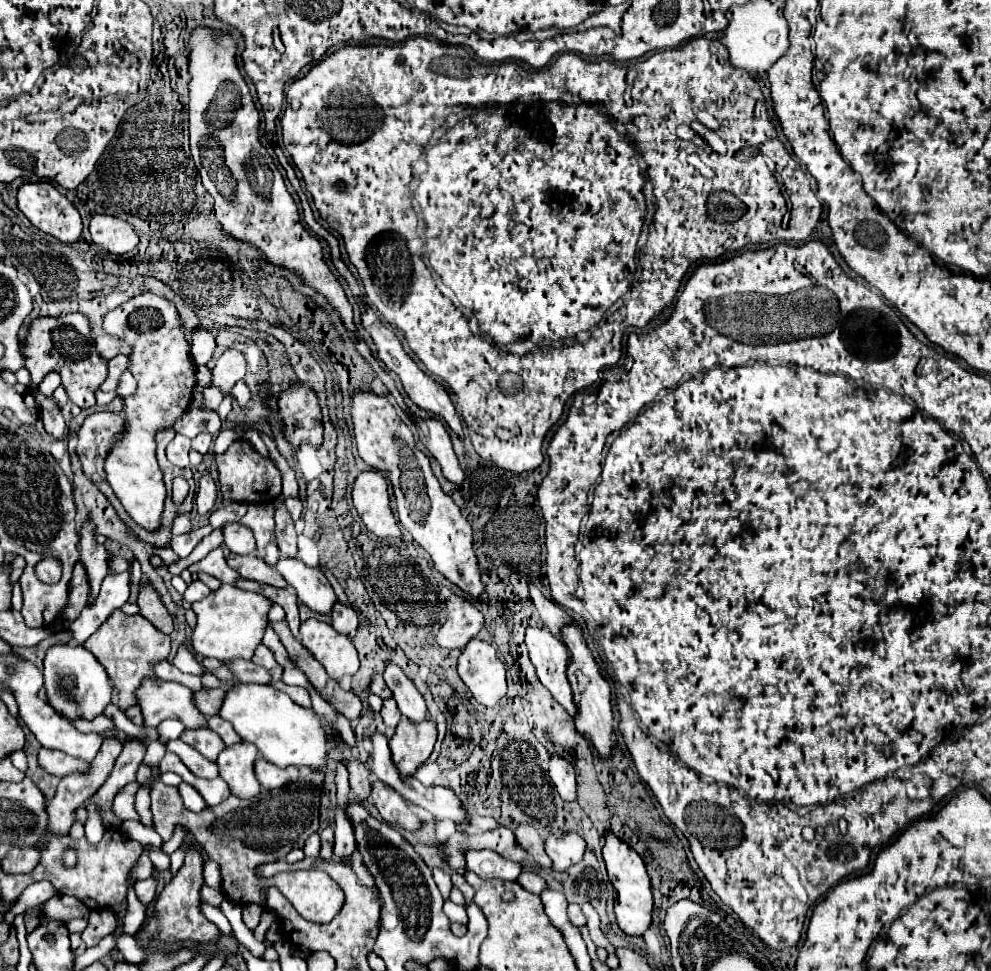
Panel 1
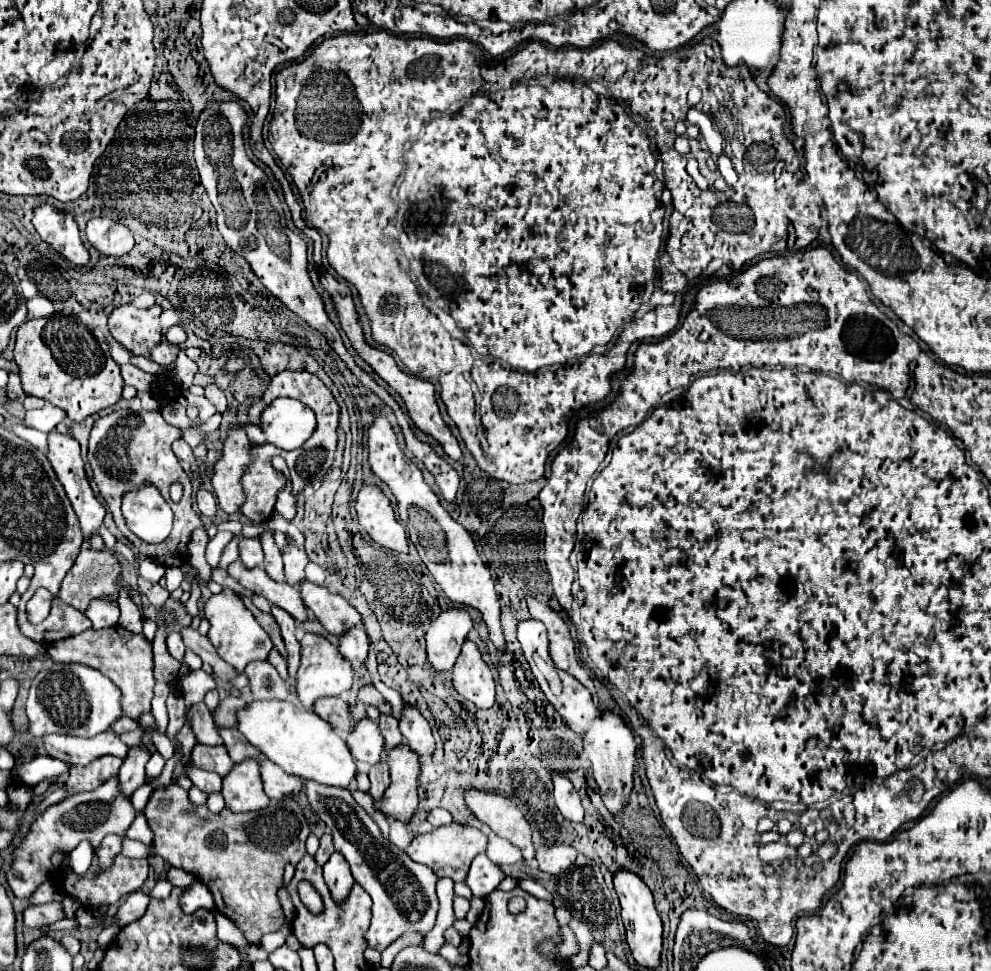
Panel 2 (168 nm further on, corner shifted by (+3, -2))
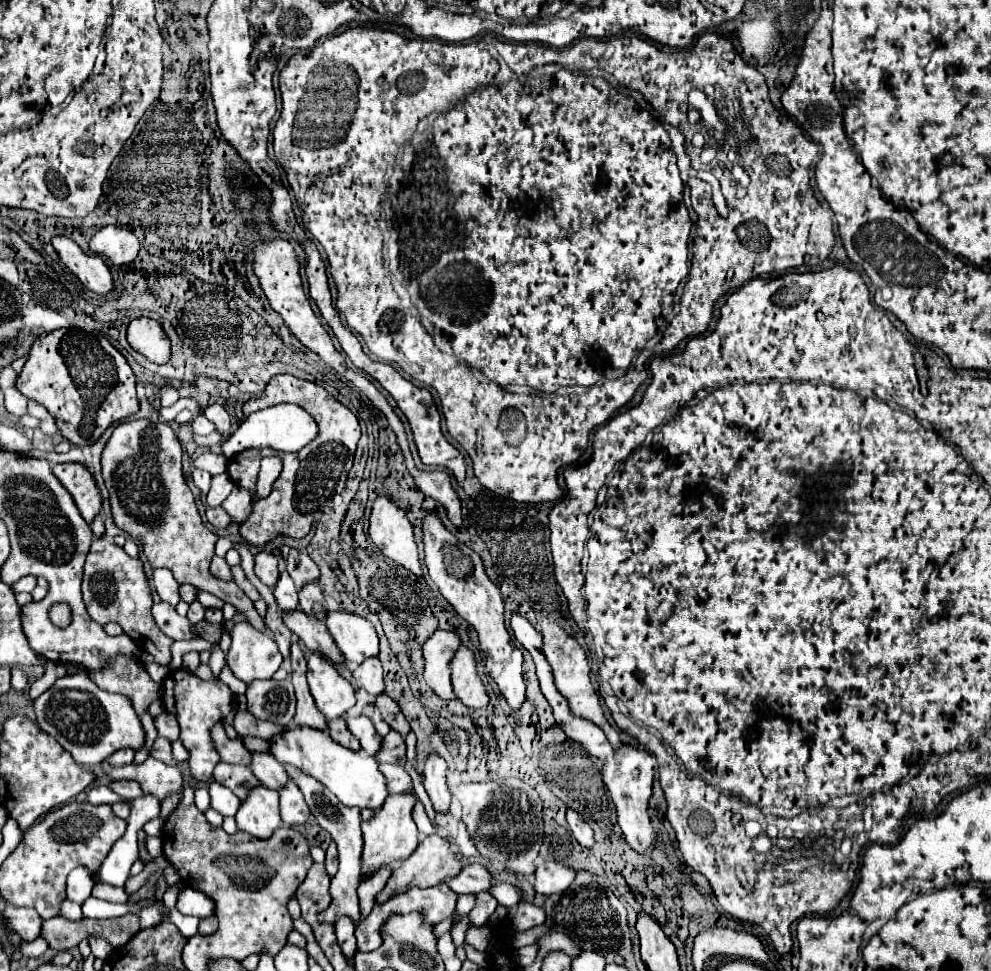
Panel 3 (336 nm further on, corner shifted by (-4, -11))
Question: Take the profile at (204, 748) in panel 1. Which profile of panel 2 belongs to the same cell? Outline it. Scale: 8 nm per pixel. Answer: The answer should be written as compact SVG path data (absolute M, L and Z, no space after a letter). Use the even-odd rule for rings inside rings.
M198 745L192 751L192 765L198 769L206 769L206 771L216 771L218 775L226 777L232 767L234 761L228 757L226 747L206 747L206 745Z

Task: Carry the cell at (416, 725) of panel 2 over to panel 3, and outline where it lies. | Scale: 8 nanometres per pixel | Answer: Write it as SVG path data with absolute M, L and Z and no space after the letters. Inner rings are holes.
M431 752L425 758L423 778L425 778L425 790L433 802L433 808L439 812L445 812L451 804L451 794L447 790L447 762L441 758L441 754Z

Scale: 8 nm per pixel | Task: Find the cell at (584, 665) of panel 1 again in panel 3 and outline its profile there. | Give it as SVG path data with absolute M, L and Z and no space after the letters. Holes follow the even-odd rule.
M621 744L615 754L605 760L603 764L603 782L611 794L611 800L617 810L617 822L625 834L625 840L629 846L637 852L647 852L647 848L653 844L655 830L649 822L649 796L651 796L651 782L653 782L653 770L657 766L657 760L653 754L645 752L643 748Z

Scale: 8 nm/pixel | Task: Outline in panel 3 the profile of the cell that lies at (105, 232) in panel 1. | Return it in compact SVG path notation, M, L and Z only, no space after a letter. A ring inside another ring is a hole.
M103 226L91 238L89 250L101 258L107 258L115 266L125 266L137 258L139 240L119 226Z

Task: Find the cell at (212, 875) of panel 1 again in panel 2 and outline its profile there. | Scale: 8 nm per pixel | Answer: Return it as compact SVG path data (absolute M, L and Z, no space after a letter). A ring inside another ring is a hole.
M170 867L170 869L166 871L166 881L168 881L172 887L186 887L186 883L196 883L198 879L194 879L194 875L186 875L182 869Z

